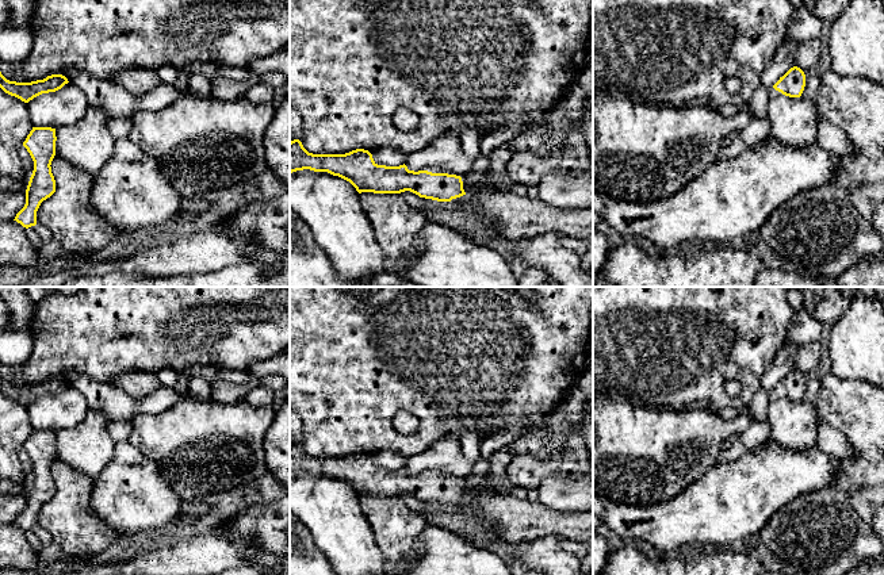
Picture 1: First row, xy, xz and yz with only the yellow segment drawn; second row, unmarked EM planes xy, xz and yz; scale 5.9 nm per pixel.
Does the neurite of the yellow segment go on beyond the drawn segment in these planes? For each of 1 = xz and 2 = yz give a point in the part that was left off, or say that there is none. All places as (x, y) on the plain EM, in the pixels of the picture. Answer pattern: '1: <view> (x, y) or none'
1: xz (429, 472)
2: yz (772, 395)

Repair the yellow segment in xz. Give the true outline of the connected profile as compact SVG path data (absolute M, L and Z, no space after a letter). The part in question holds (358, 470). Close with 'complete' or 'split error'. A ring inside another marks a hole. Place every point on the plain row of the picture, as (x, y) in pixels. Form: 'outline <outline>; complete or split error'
outline M299 442L290 445L290 478L310 472L328 475L349 484L359 497L401 497L410 494L420 501L437 505L451 505L466 498L463 492L466 478L444 476L440 471L409 474L407 469L378 468L372 457L356 452L345 457L313 457Z; split error

